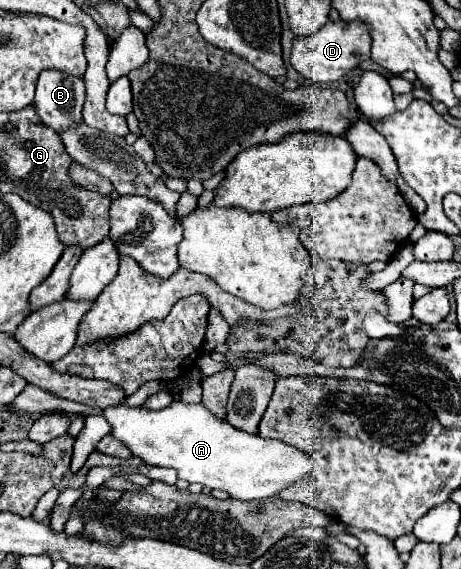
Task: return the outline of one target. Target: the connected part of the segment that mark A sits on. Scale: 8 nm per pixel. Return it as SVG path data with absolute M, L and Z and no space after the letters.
M173 401L161 411L117 405L103 409L103 417L111 425L111 435L147 465L177 469L179 479L201 483L207 489L223 489L241 501L273 497L307 475L313 467L311 459L299 449L239 431L227 421L211 415L201 403L189 405Z

